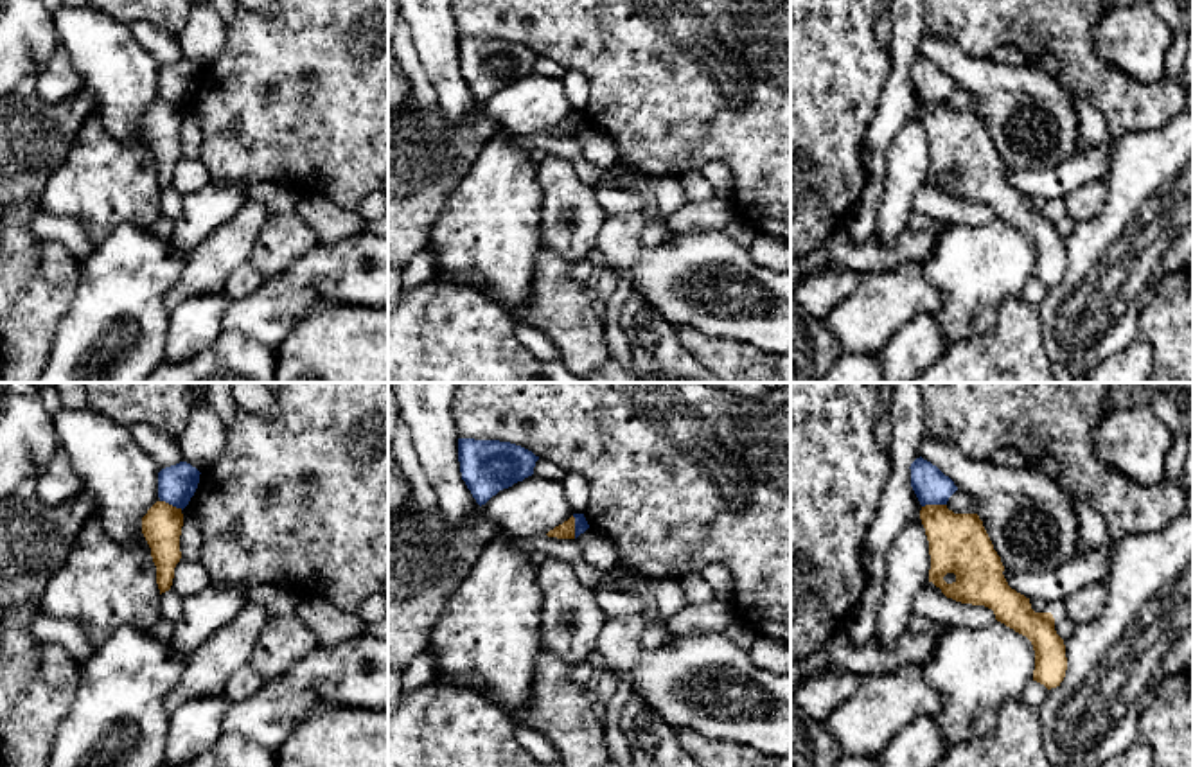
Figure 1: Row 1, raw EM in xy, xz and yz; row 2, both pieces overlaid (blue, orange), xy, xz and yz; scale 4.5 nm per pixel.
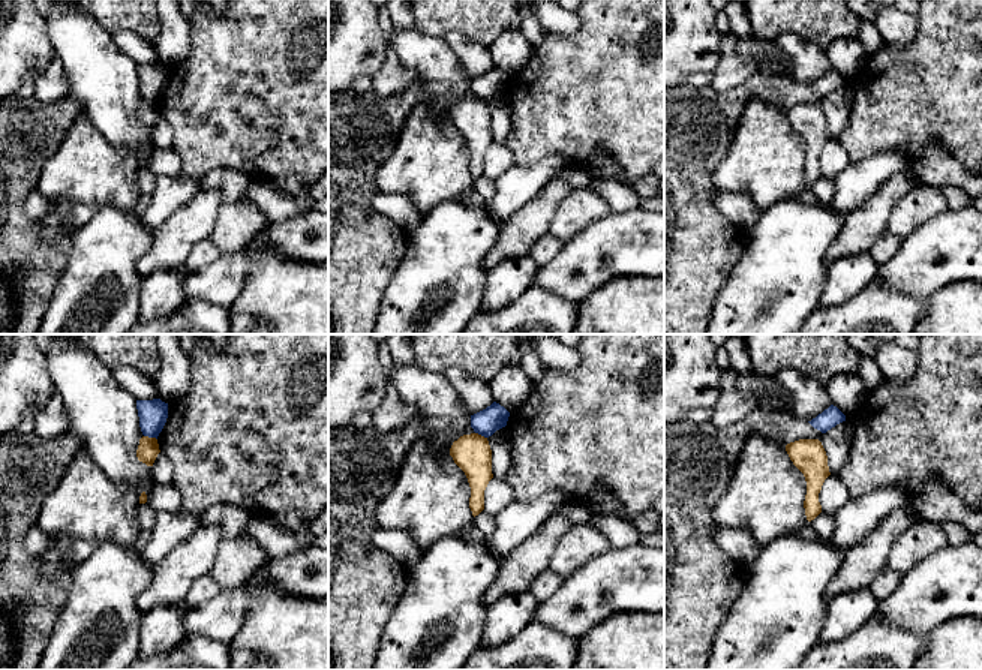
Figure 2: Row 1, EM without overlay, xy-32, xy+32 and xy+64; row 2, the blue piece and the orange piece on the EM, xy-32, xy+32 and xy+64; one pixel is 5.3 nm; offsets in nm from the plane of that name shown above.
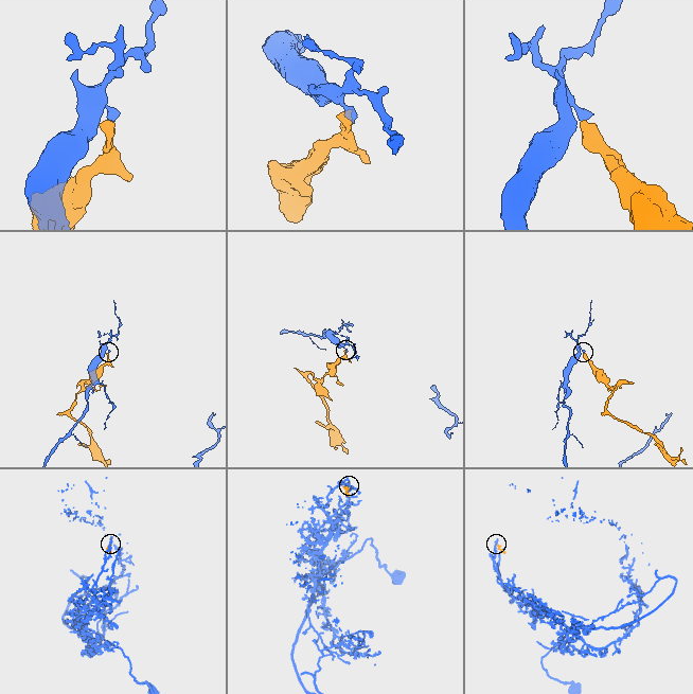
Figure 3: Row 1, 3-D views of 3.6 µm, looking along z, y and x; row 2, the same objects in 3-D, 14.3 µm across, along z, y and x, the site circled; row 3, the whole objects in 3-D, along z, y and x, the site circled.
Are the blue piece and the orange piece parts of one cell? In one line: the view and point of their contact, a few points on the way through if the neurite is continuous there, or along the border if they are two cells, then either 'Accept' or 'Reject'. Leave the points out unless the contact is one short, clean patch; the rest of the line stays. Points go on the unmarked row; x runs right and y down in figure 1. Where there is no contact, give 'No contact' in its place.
Touches blue at yz (933, 101). Boundary: yz (945, 101), (926, 101), (922, 105). Reject

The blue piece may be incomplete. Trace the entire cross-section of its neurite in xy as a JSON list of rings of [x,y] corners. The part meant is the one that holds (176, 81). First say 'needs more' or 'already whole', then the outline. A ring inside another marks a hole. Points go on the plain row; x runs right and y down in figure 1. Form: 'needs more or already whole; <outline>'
already whole; [[[187,59],[158,70],[158,95],[176,106],[185,106],[199,81],[199,68]]]

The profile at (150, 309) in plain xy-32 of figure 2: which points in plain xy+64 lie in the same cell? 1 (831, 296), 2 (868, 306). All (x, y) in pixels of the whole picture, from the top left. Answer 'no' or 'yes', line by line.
1: yes
2: no

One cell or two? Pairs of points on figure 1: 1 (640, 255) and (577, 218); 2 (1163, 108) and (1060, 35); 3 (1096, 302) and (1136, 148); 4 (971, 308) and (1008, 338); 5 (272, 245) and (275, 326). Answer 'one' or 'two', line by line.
1: two
2: one
3: one
4: two
5: two

